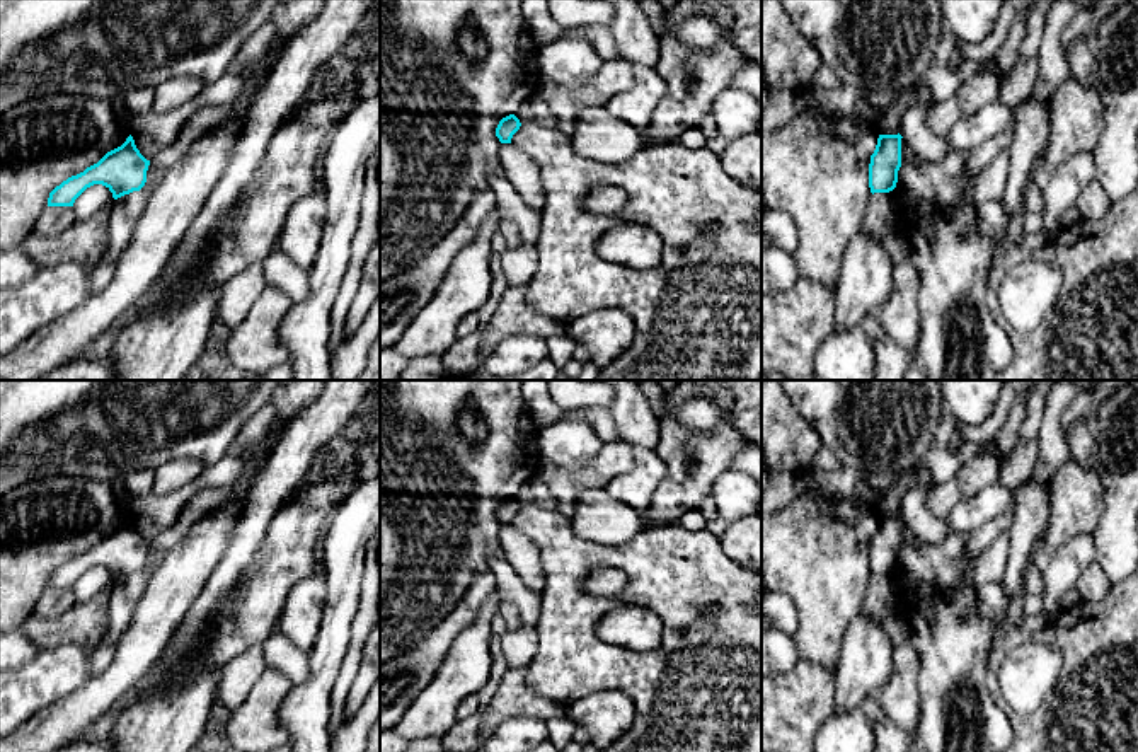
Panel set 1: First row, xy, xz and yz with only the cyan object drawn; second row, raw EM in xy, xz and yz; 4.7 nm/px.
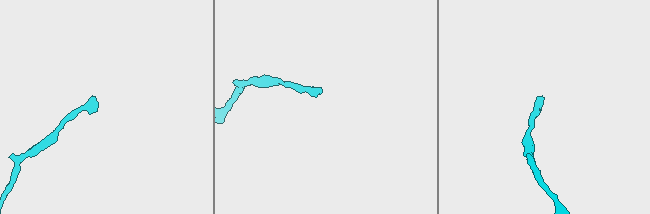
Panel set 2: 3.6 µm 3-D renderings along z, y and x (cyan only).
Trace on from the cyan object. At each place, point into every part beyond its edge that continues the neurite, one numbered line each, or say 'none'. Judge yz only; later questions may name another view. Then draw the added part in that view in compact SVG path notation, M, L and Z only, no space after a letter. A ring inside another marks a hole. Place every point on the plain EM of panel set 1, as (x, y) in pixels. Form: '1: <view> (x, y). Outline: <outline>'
1: yz (919, 476). Outline: M917 466L908 472L901 472L898 481L877 498L881 517L898 517L901 496L910 489L930 488L930 472L923 466Z

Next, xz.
none

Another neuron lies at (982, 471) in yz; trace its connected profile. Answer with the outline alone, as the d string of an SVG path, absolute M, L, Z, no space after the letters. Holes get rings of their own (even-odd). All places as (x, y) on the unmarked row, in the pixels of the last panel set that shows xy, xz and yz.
M978 455L968 460L956 476L928 489L927 506L937 518L945 518L961 501L966 501L998 481L997 455Z

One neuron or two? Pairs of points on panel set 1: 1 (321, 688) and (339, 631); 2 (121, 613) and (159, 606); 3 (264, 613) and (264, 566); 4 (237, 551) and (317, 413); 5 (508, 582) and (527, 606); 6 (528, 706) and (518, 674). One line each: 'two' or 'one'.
1: one
2: two
3: one
4: one
5: one
6: one

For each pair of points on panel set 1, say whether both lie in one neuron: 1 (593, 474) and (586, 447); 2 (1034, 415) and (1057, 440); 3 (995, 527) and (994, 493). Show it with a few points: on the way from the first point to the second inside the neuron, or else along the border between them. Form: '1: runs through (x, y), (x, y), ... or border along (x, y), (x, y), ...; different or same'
1: border along (605, 444), (585, 464), (561, 468), (552, 462); different
2: border along (1046, 398), (1036, 437); different
3: border along (1012, 498), (1002, 512), (970, 532); different

